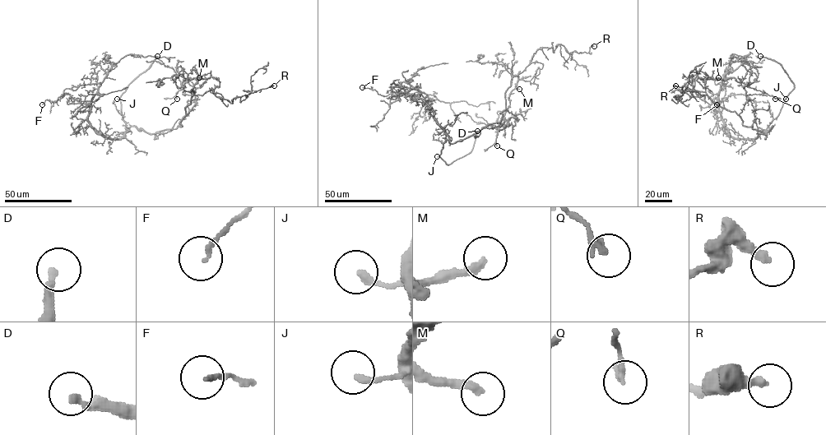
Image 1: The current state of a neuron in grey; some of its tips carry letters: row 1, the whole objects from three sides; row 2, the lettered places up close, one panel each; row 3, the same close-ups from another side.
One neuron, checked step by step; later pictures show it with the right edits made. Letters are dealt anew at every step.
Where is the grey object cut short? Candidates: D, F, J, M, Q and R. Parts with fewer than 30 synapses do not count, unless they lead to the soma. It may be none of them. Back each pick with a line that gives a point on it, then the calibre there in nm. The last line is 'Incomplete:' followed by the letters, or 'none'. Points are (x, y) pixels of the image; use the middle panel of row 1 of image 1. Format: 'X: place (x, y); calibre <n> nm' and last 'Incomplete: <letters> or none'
D: place (477, 131); calibre 240 nm
M: place (519, 89); calibre 240 nm
Incomplete: D, M

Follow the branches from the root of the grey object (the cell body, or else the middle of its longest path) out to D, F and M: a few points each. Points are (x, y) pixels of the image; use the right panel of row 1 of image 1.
D: (766, 133), (772, 127), (764, 131), (778, 115), (794, 84), (779, 63), (760, 56)
F: (766, 133), (772, 126), (755, 138), (728, 133), (718, 104), (726, 83), (716, 104)
M: (766, 133), (752, 126), (744, 126), (743, 120), (735, 111), (717, 105), (707, 94), (706, 80), (718, 77)

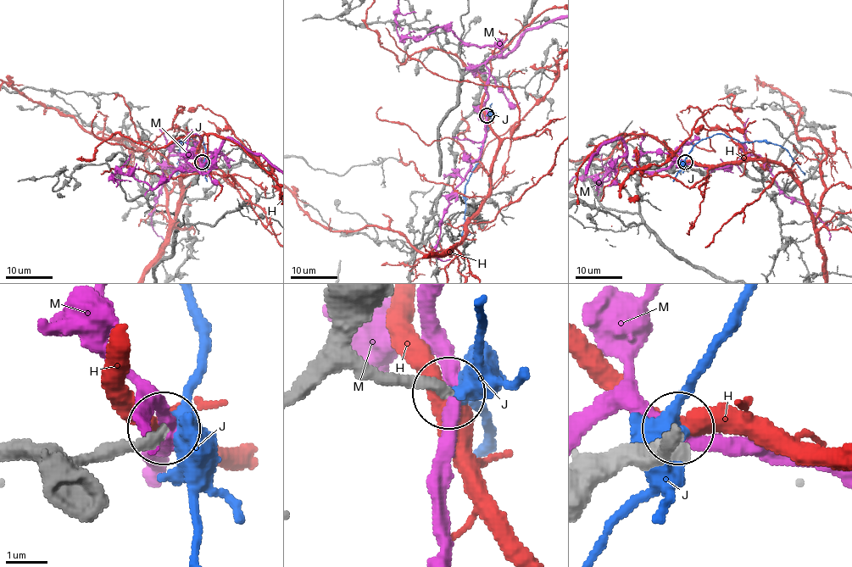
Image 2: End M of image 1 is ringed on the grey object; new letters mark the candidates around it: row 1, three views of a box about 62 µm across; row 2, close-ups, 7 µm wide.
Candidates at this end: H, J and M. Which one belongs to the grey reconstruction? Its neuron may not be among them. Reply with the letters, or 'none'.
none

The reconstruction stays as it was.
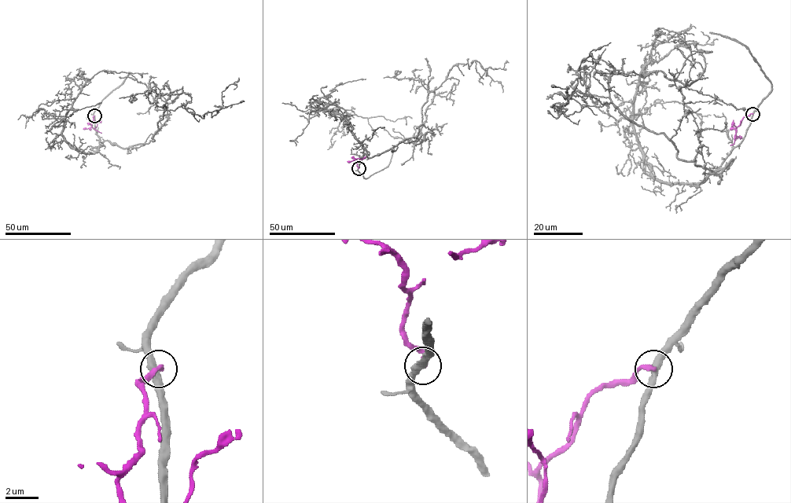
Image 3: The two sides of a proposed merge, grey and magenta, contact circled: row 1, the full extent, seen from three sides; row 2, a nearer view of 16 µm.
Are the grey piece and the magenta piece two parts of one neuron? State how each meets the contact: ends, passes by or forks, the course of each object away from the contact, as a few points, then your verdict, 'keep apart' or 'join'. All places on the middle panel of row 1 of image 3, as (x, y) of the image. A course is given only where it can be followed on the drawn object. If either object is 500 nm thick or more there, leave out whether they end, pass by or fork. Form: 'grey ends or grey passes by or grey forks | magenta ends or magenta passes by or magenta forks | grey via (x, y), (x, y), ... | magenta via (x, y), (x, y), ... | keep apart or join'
grey passes by | magenta ends | grey via (358, 168), (363, 149), (373, 157), (417, 136), (427, 96), (453, 66), (476, 60), (502, 92) | magenta via (358, 168), (355, 159), (366, 158) | keep apart

